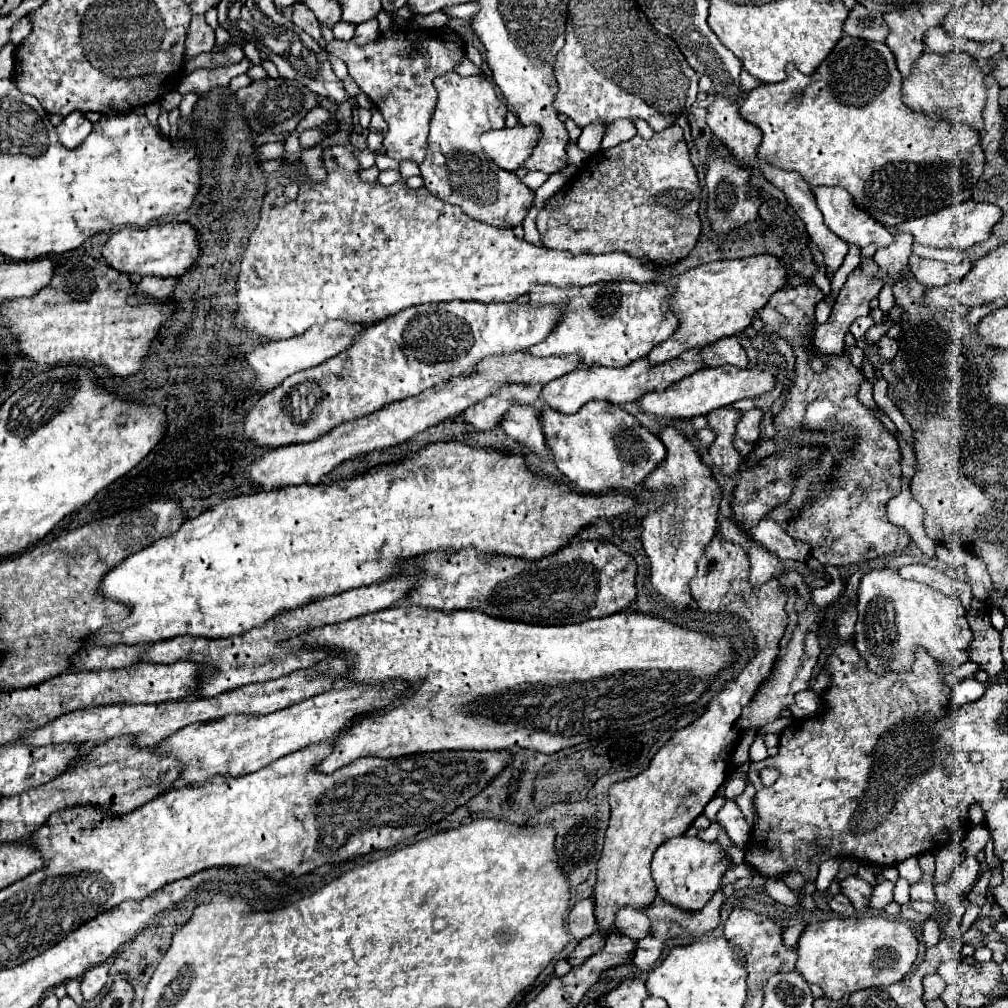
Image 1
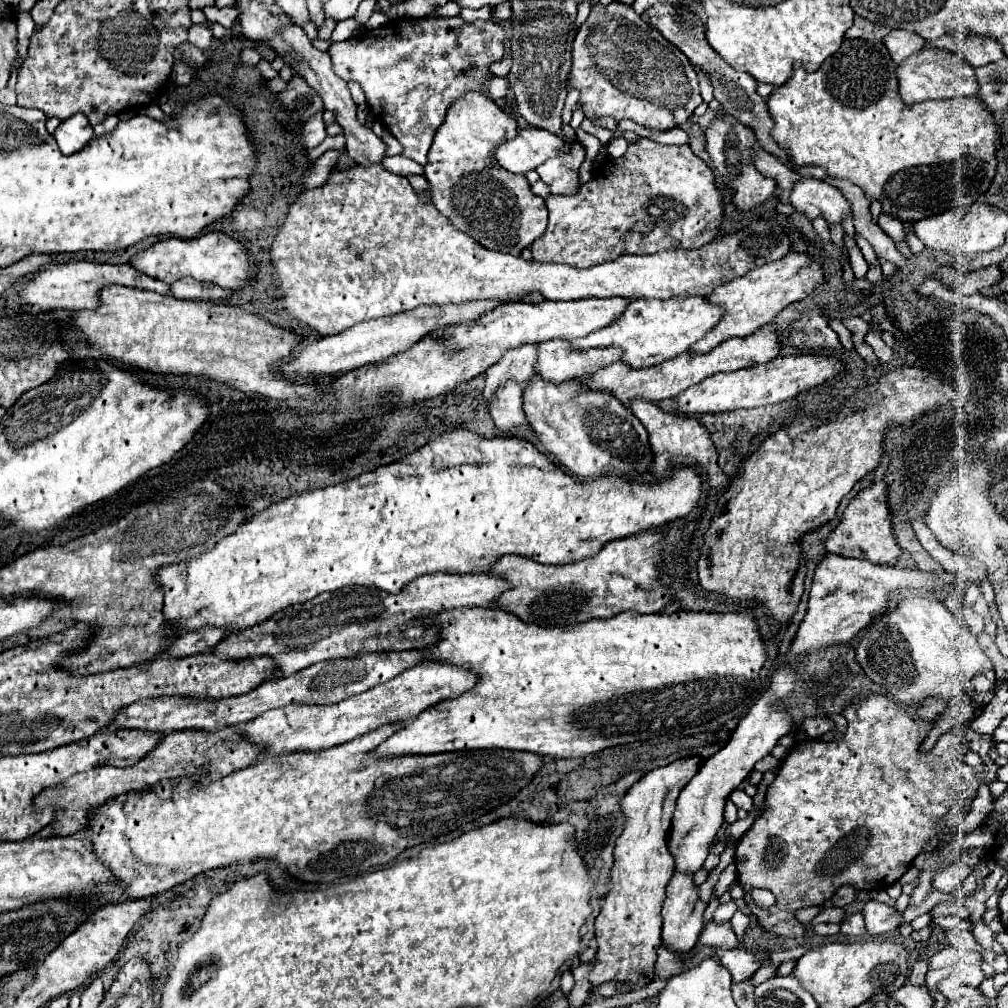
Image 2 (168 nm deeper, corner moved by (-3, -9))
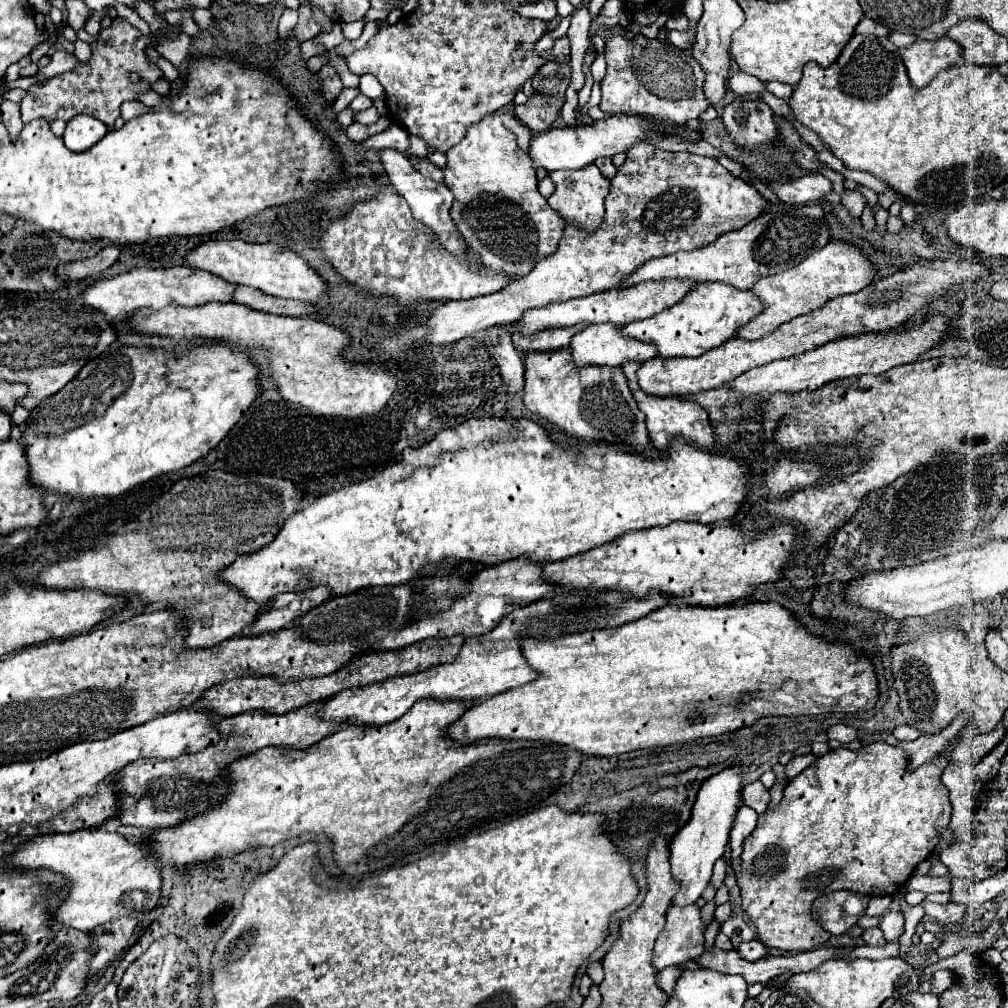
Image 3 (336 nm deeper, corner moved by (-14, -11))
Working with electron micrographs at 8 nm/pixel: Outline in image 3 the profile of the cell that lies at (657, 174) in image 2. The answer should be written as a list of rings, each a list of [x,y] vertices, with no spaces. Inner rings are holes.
[[[639,143],[627,151],[625,163],[611,179],[603,225],[595,233],[583,233],[583,229],[565,223],[557,251],[543,257],[529,275],[487,297],[447,301],[431,311],[423,325],[395,337],[385,337],[373,343],[371,351],[391,357],[413,343],[449,345],[481,329],[515,323],[527,309],[613,289],[645,261],[705,247],[717,237],[757,219],[767,205],[753,185],[731,175],[713,157],[687,151],[671,153],[651,143]]]

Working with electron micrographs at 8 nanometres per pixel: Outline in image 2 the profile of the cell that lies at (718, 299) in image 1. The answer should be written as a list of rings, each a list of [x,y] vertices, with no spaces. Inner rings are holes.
[[[792,251],[780,261],[762,265],[762,267],[750,271],[748,275],[734,279],[732,283],[726,283],[724,287],[718,287],[712,295],[708,295],[708,301],[724,307],[726,315],[712,331],[708,331],[708,335],[704,339],[700,339],[696,345],[692,345],[690,351],[692,353],[708,353],[724,339],[746,337],[746,335],[754,333],[758,327],[770,323],[790,303],[812,295],[814,289],[822,283],[826,283],[822,263],[812,255]]]

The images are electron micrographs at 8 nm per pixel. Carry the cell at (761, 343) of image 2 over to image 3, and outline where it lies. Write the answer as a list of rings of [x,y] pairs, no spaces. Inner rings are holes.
[[[951,259],[913,265],[889,277],[877,279],[857,293],[835,297],[827,301],[823,307],[815,309],[813,313],[795,317],[793,321],[783,323],[779,329],[757,341],[745,341],[733,337],[731,341],[727,341],[727,345],[719,345],[719,349],[711,349],[703,353],[703,357],[681,357],[681,359],[665,359],[665,361],[655,357],[651,361],[645,361],[637,371],[639,387],[647,395],[657,395],[657,397],[667,397],[667,395],[689,397],[699,391],[715,389],[753,367],[767,365],[775,359],[789,359],[793,355],[821,347],[833,339],[869,333],[869,331],[883,331],[901,325],[905,319],[915,315],[921,305],[931,303],[935,297],[943,295],[951,285],[973,283],[977,281],[977,277],[983,277],[987,273],[989,271],[981,263],[969,263],[969,261],[961,263]]]

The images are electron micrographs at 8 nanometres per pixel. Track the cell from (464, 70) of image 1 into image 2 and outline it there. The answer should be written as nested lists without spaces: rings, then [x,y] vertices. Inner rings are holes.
[[[492,77],[486,83],[486,91],[490,95],[490,99],[502,99],[510,95],[510,83],[506,77]]]

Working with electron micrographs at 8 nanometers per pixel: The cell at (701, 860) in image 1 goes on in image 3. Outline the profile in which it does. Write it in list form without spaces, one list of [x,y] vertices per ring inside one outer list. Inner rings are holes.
[[[695,903],[687,907],[671,905],[667,909],[667,925],[653,949],[655,969],[661,971],[669,965],[681,965],[699,957],[705,951],[703,931],[701,909]]]

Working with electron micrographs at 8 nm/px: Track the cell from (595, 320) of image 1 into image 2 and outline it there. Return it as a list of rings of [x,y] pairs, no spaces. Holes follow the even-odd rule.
[[[672,297],[668,301],[660,301],[660,299],[636,299],[630,301],[626,313],[614,321],[612,325],[594,331],[592,335],[584,337],[586,339],[586,347],[618,347],[624,351],[624,363],[628,363],[630,367],[652,367],[658,365],[666,359],[672,359],[680,353],[686,353],[690,349],[690,345],[694,345],[698,339],[702,339],[724,315],[724,309],[720,305],[708,303],[706,297]]]

